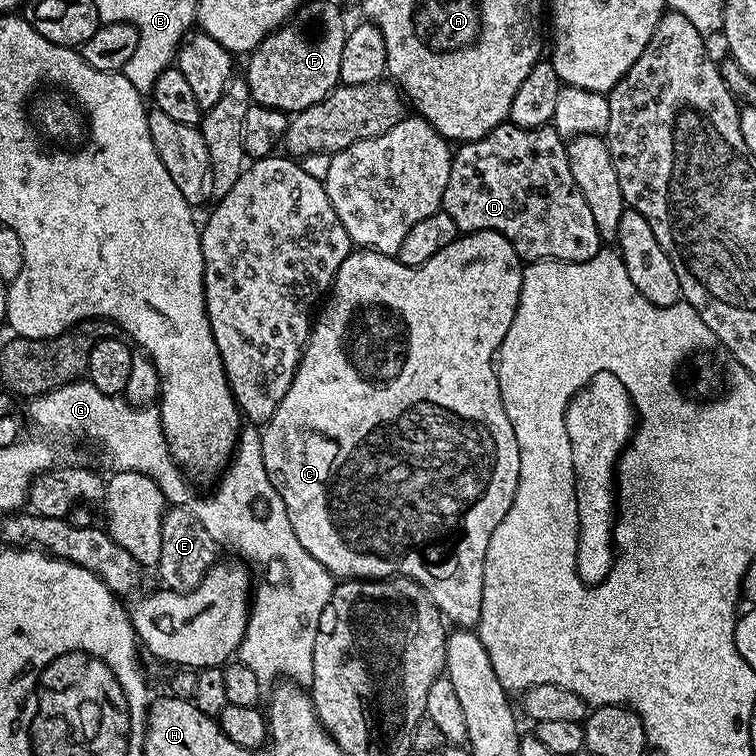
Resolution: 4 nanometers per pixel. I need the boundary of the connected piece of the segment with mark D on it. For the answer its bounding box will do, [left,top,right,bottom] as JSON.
[442,122,602,262]

